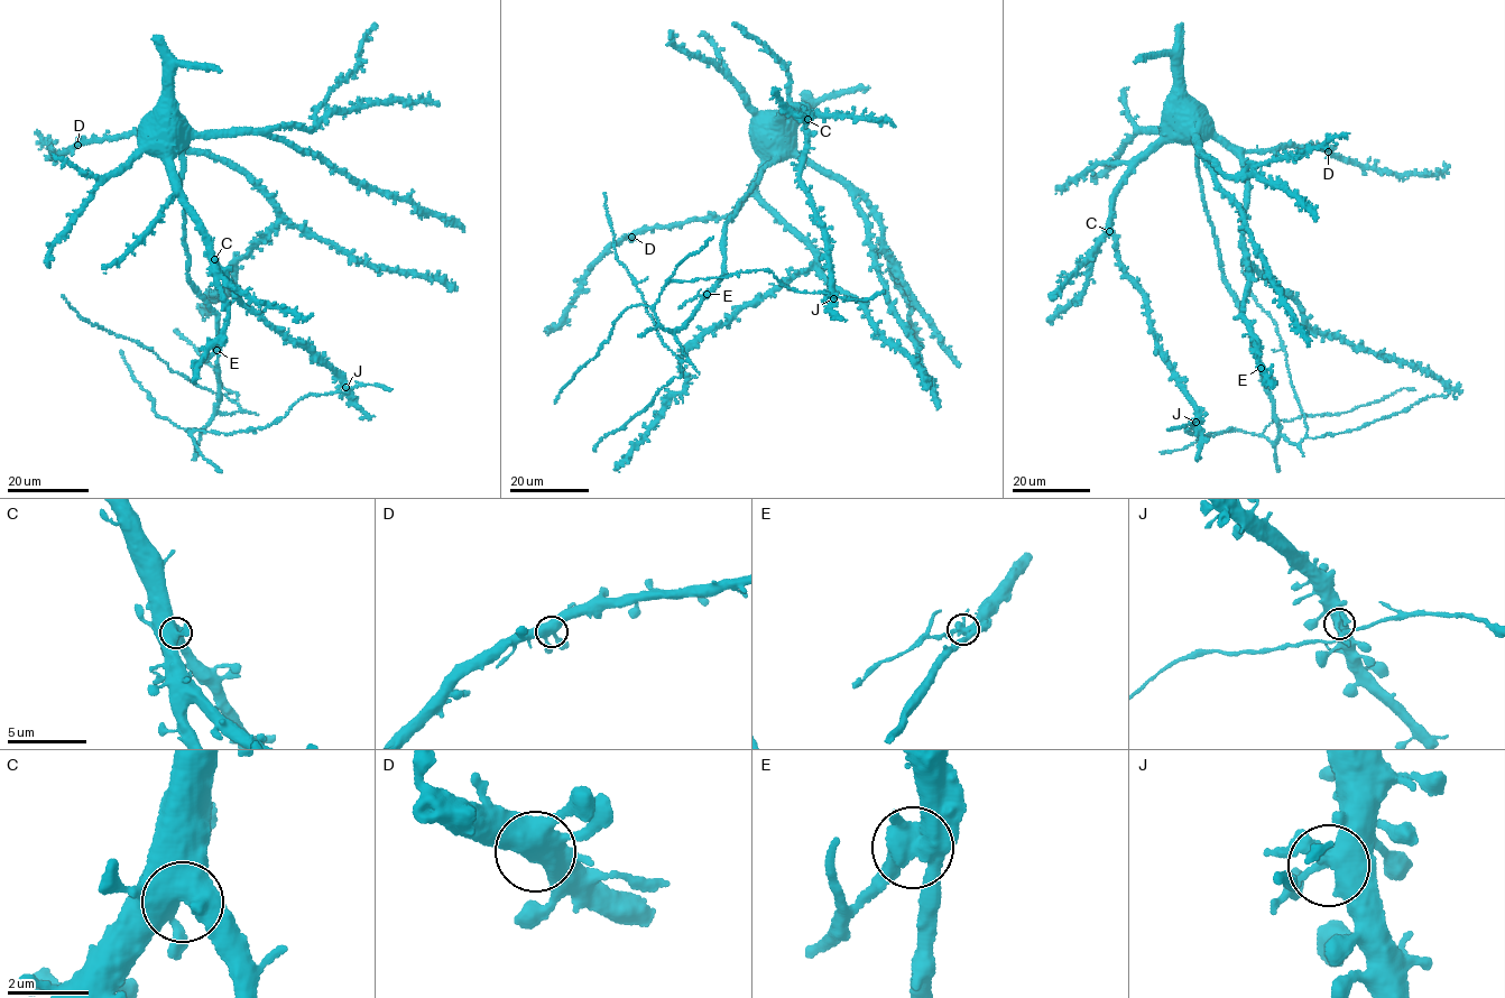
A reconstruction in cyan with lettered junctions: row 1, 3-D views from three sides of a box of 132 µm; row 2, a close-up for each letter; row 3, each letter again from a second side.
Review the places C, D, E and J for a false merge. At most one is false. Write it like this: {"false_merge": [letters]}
{"false_merge": ["E"]}

